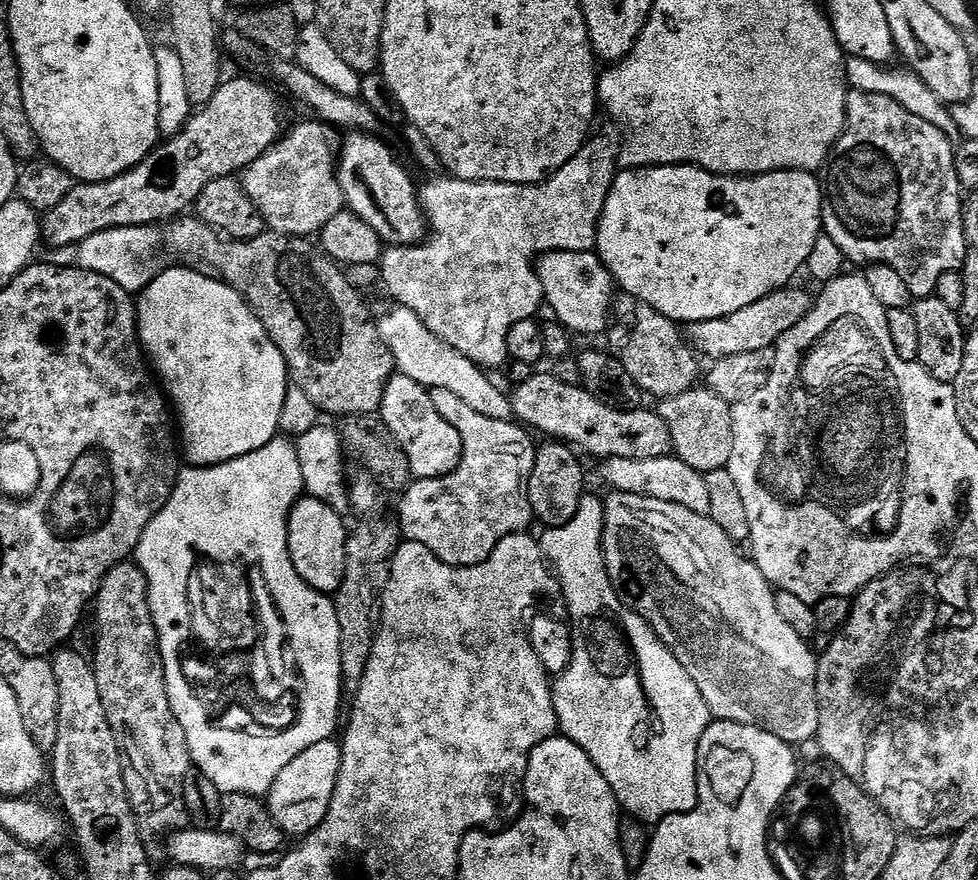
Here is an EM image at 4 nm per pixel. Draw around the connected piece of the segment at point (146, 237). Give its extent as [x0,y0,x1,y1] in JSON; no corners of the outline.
[78,226,162,294]

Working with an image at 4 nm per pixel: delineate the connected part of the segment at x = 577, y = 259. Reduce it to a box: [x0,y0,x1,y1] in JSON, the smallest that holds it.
[536,251,614,337]

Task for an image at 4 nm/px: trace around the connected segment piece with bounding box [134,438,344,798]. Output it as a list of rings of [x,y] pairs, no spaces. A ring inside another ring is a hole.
[[[288,438],[271,440],[266,442],[266,446],[250,454],[242,454],[242,458],[234,458],[221,464],[185,467],[176,477],[176,485],[172,487],[166,506],[162,506],[150,526],[146,526],[140,545],[134,553],[135,563],[140,565],[148,583],[148,605],[158,634],[162,666],[166,674],[166,690],[170,706],[174,710],[174,718],[178,718],[178,722],[182,722],[182,730],[186,730],[186,742],[190,746],[195,771],[206,774],[206,778],[210,778],[210,782],[214,782],[214,786],[218,786],[222,794],[237,792],[267,797],[274,778],[282,772],[283,767],[294,762],[294,758],[298,758],[302,750],[310,750],[310,746],[318,746],[318,742],[331,740],[334,736],[332,731],[336,728],[336,712],[332,708],[340,704],[344,679],[338,614],[333,597],[314,590],[301,578],[298,570],[294,570],[294,562],[288,549],[288,514],[295,508],[296,501],[304,495],[302,466],[298,463],[296,445]],[[227,556],[247,556],[261,560],[268,583],[278,594],[294,651],[288,652],[276,646],[276,652],[268,652],[268,630],[266,626],[258,626],[256,610],[250,604],[246,590],[238,586],[240,576],[236,576],[236,593],[233,593],[234,570],[223,562]],[[188,614],[192,614],[196,630],[202,638],[210,642],[210,646],[214,646],[214,640],[232,638],[232,650],[234,654],[238,654],[236,674],[240,676],[246,698],[250,698],[250,688],[254,686],[296,686],[298,682],[305,680],[303,668],[324,668],[324,680],[313,679],[307,685],[300,725],[288,732],[288,736],[277,736],[276,740],[272,740],[272,752],[252,752],[252,740],[244,740],[244,736],[232,736],[232,732],[210,730],[204,721],[203,708],[200,708],[200,704],[192,696],[179,670],[179,649],[180,644],[184,643],[185,633],[188,632]]]

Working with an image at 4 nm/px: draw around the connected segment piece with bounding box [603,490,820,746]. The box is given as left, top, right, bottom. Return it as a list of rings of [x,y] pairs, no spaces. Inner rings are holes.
[[[615,490],[609,491],[607,494],[609,496],[603,497],[604,561],[608,567],[610,582],[620,601],[627,608],[634,608],[636,613],[656,631],[660,641],[674,653],[678,662],[682,662],[686,674],[690,674],[690,678],[694,678],[698,690],[702,690],[702,698],[706,698],[706,706],[712,711],[713,717],[716,720],[729,720],[760,728],[763,732],[774,734],[778,738],[782,738],[782,742],[793,746],[799,746],[807,739],[816,738],[820,730],[820,699],[816,693],[817,653],[815,651],[812,653],[808,649],[809,641],[805,637],[799,636],[790,626],[790,622],[786,622],[786,618],[782,618],[782,614],[778,610],[774,585],[764,577],[762,570],[758,570],[756,561],[745,553],[744,557],[740,553],[743,551],[728,537],[726,530],[722,530],[722,526],[718,526],[718,522],[714,522],[709,515],[694,514],[694,510],[686,510],[686,506],[662,502],[653,496],[626,494]]]

